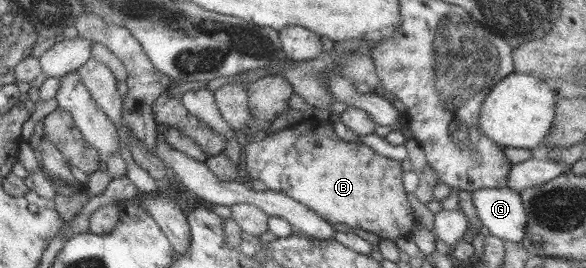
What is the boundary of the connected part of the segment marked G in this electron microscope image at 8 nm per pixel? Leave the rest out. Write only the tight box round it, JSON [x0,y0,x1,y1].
[471,187,526,242]

